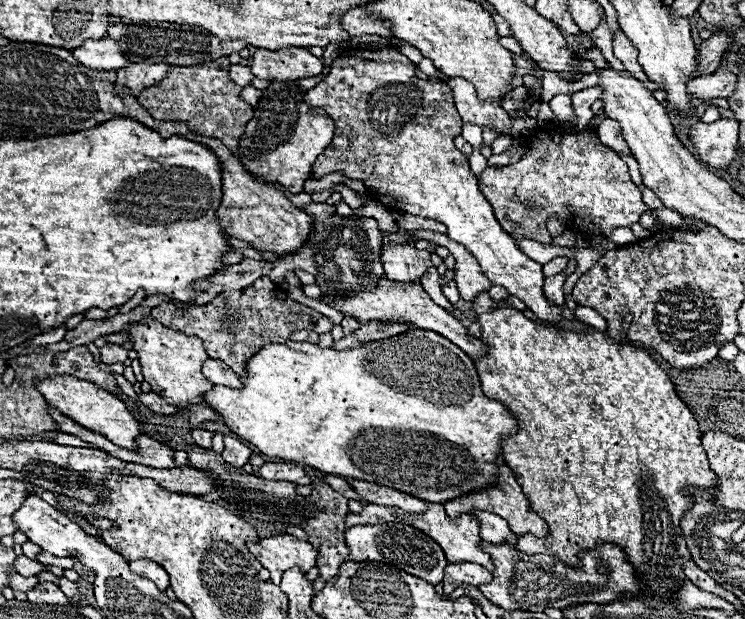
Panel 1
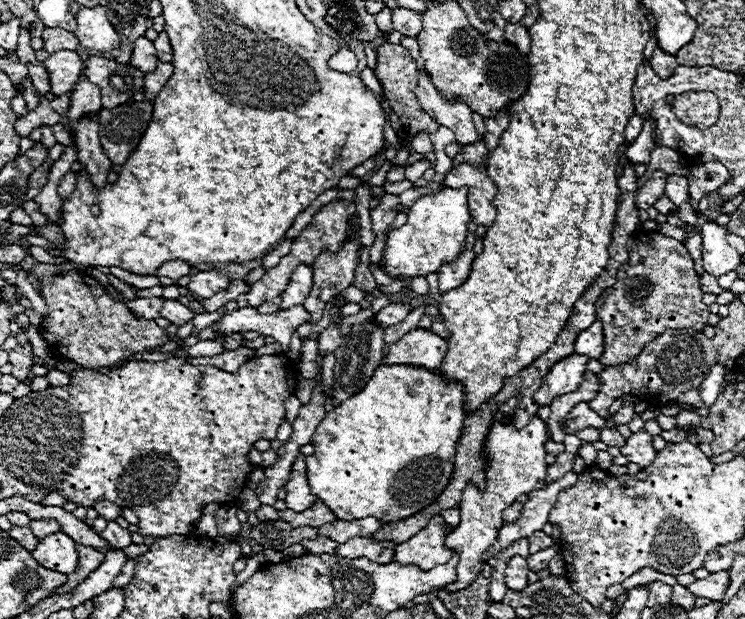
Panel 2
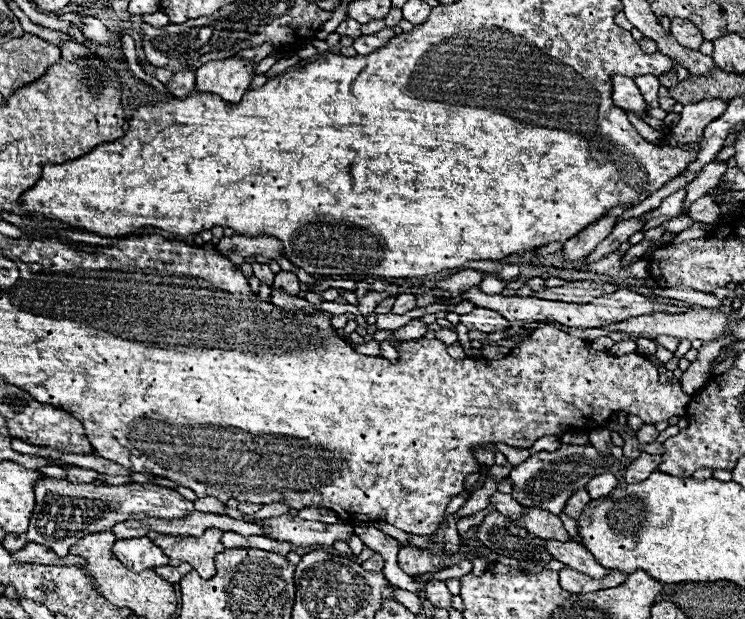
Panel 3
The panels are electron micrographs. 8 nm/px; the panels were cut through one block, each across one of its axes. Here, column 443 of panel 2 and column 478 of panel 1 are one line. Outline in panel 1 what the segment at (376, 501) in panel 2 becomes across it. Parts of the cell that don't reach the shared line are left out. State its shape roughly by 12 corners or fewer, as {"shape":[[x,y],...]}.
{"shape":[[430,330],[268,344],[204,396],[262,454],[444,504],[518,432]]}

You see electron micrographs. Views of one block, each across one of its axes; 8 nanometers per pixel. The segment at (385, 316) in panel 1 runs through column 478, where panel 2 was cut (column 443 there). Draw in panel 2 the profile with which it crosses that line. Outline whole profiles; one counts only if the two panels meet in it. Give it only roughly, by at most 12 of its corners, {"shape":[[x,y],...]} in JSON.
{"shape":[[416,328],[390,344],[382,364],[436,370],[448,344]]}

